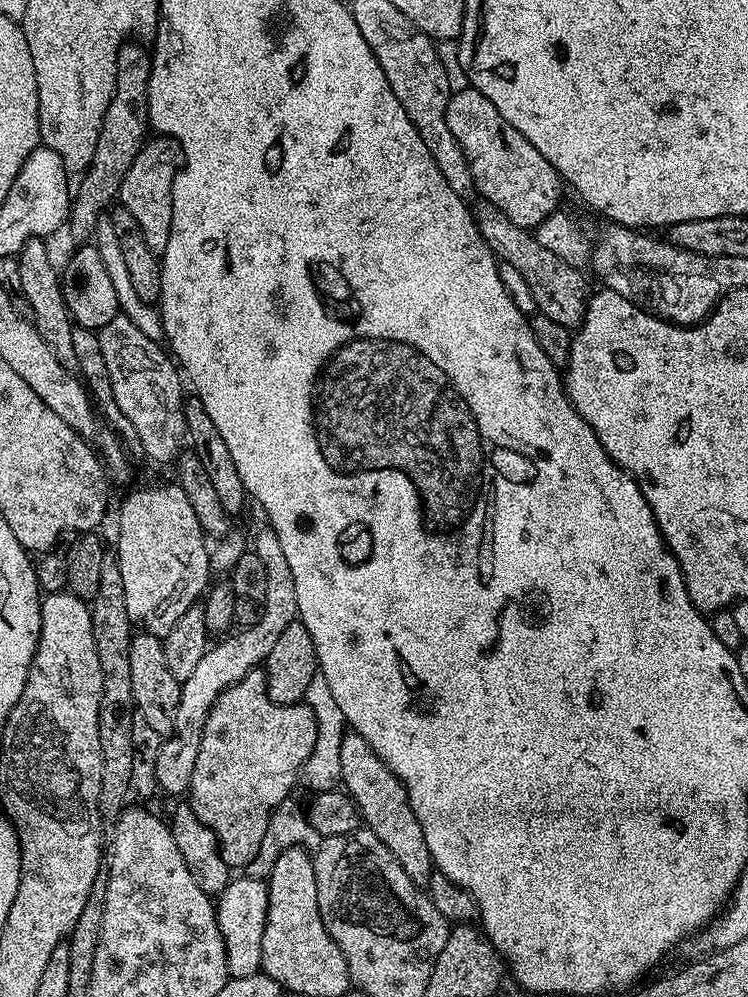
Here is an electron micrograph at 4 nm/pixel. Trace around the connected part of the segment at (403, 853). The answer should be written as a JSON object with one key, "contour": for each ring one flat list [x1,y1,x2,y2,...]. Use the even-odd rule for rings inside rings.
{"contour":[[351,730,346,731,342,738,339,783,355,802,363,827,375,834,378,842,398,858,402,870,410,874,417,886,427,885,434,871,430,846,426,846,426,834,422,834,422,825,418,818,414,818,404,784,392,773,390,766,386,766,384,757,374,754,366,738]]}

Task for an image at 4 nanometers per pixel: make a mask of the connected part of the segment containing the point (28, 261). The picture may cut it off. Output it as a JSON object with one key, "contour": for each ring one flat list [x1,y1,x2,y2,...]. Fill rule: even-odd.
{"contour":[[37,238,27,240,24,247,19,249,22,292,26,294,26,300,30,302,32,311,30,319,38,330,38,334,42,334,42,342,46,342,46,346,50,346,50,350,54,350,54,358,58,358,58,362,62,362,64,368,75,369,74,334,72,333,74,321,68,312,64,295,60,289,61,273,52,265,52,256,44,244,47,243,43,239]]}

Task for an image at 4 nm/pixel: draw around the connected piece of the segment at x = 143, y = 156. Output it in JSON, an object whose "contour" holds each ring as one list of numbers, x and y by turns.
{"contour":[[156,134,145,139,130,170,126,170,126,178,122,178,119,203,126,210,130,210,146,246,150,246,150,250,157,254,163,254,166,242,170,242,170,226,174,218,172,187,183,162,184,151,179,142,173,136]]}

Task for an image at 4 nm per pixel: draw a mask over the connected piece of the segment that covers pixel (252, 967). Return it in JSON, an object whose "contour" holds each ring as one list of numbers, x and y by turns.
{"contour":[[247,874,229,879,227,887,215,901,218,930,226,946,228,975,231,979,250,978,261,971,262,936,266,930,268,914,268,885,264,880,255,880]]}

